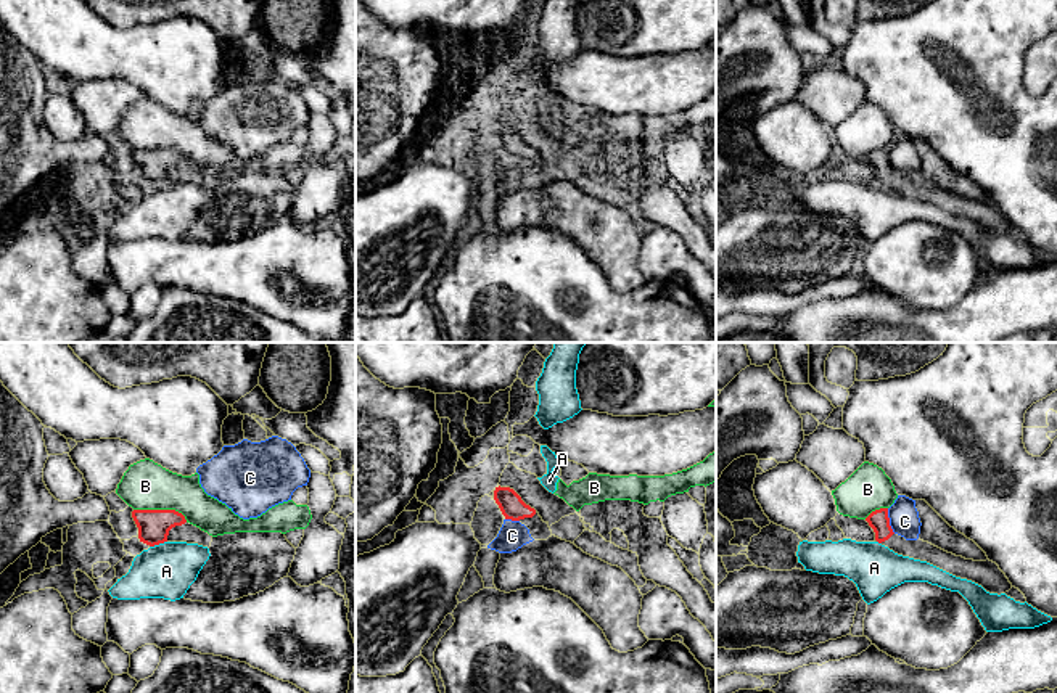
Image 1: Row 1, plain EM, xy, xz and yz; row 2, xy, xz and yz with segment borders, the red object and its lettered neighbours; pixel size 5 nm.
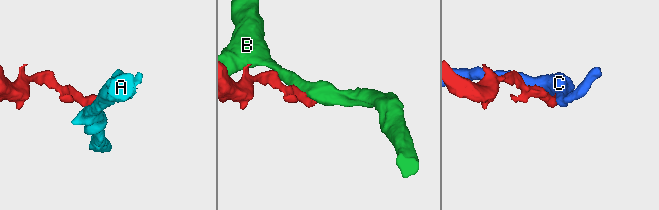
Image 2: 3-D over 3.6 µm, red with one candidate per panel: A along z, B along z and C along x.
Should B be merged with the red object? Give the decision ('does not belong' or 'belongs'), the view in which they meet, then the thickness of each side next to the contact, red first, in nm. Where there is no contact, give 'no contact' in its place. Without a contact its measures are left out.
does not belong | xy | 160/240 nm

